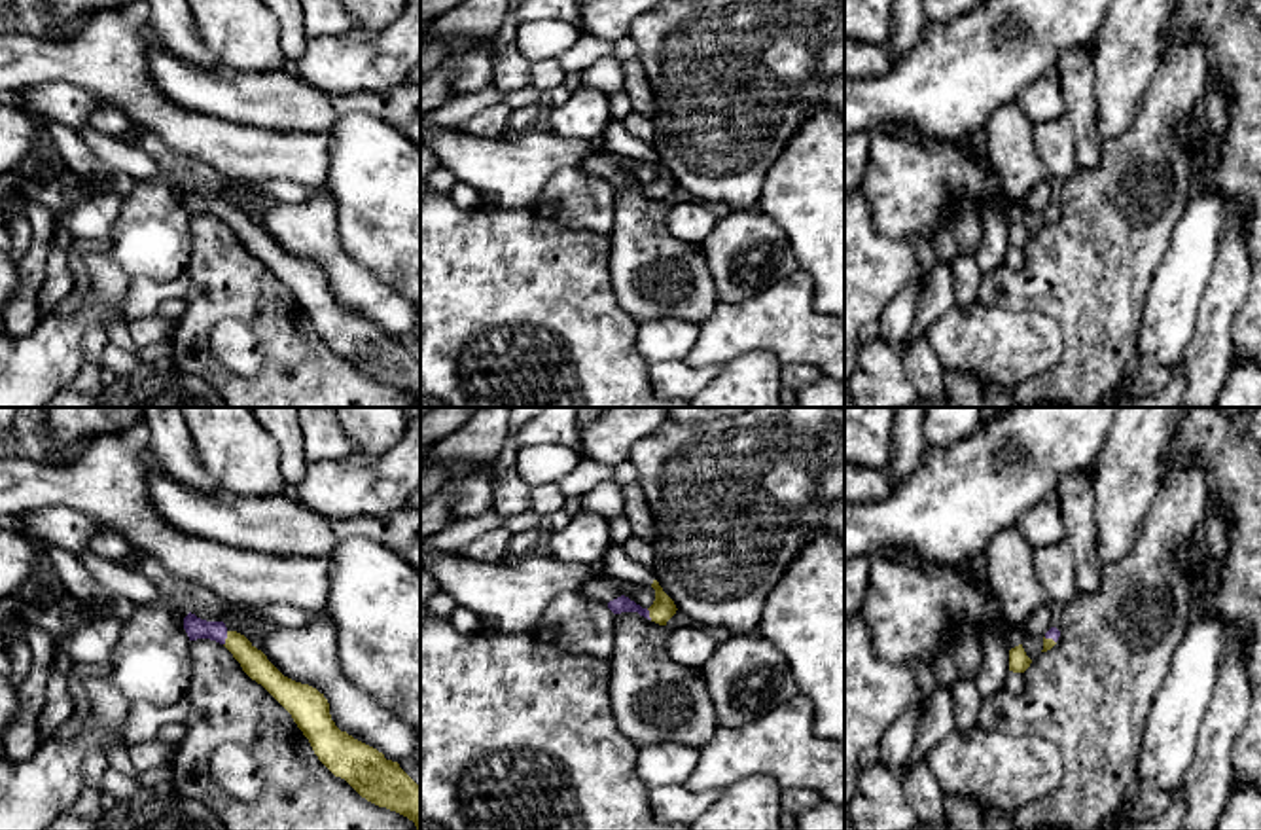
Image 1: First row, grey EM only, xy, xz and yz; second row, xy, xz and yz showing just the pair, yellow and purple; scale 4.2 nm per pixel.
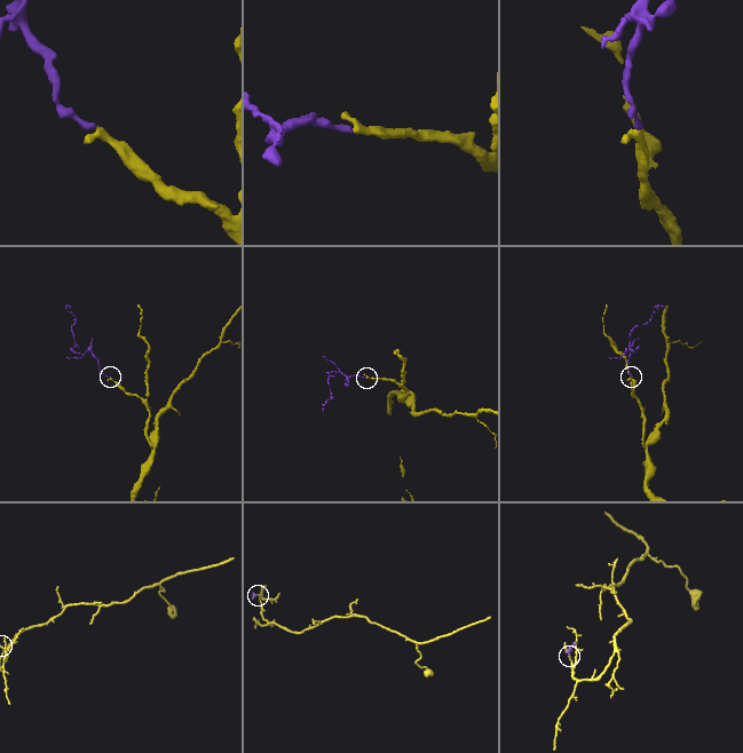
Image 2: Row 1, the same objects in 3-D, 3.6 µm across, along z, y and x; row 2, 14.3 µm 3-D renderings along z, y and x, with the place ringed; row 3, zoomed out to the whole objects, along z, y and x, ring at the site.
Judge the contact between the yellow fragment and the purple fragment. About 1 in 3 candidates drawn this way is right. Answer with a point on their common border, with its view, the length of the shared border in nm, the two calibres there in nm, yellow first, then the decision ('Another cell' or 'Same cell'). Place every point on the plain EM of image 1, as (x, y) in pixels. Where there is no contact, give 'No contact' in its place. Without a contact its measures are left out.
Touches yellow at xy (226, 215). Shared border 70 nm. Thickness 110 nm (yellow) against 90 nm. Same cell

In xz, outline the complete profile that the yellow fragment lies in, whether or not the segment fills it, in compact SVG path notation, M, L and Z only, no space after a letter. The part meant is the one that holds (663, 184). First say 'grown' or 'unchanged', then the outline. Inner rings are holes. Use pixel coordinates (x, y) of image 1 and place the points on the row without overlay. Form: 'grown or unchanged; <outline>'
grown; M653 155L651 163L655 165L655 176L649 184L642 184L640 180L636 180L634 176L630 176L625 171L610 176L608 184L613 189L638 188L640 191L644 191L659 201L666 201L666 197L676 189L678 184L676 184L674 176L663 167L663 163L659 161L657 155Z

